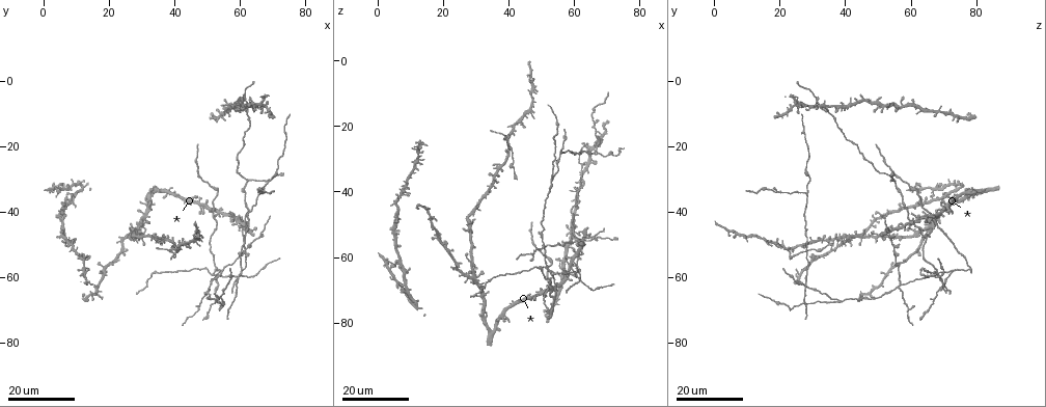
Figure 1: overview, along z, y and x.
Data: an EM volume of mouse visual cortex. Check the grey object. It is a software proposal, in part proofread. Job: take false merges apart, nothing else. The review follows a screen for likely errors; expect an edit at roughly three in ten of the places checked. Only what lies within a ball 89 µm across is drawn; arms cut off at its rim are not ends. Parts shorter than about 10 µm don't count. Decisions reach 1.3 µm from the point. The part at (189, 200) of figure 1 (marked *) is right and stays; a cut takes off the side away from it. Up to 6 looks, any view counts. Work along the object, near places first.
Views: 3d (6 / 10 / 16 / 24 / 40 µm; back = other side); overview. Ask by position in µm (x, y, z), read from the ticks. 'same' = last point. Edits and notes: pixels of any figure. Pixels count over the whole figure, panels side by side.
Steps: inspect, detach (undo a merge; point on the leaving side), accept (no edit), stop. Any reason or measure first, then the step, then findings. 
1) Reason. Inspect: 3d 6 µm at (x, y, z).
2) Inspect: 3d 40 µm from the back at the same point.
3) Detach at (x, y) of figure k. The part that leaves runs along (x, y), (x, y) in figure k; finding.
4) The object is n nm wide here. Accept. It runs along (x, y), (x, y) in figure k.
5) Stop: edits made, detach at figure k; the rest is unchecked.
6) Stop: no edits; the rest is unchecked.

Three-way junction. Inspect: 3d 16 µm at (41.0, 51.5, 23.0).

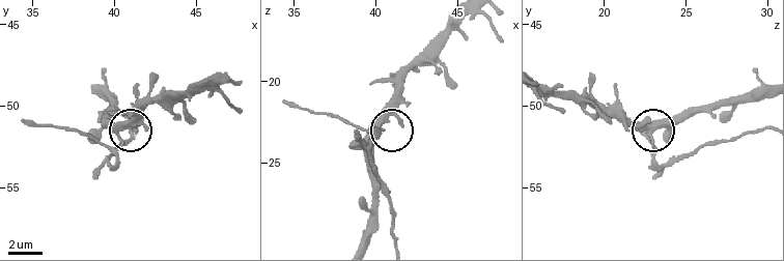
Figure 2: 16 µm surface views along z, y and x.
Inspect: 3d 6 µm at (40.3, 51.8, 22.8).

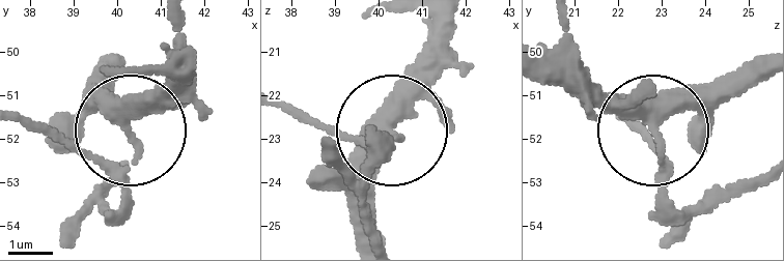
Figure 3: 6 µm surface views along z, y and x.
The object is 300 nm wide here. Detach at (101, 207) of figure 3. The part that leaves runs along (664, 174), (686, 204), (763, 182) in figure 3; a second cell is stuck on.

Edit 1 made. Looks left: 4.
Side arm on a straight run. Inspect: 3d 16 µm at (61.5, 43.0, 60.5).

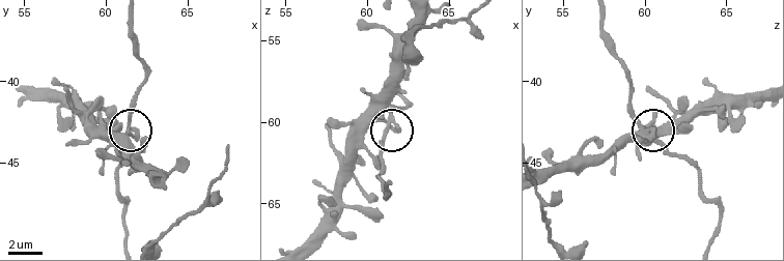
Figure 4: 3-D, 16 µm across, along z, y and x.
Inspect: 3d 10 µm at the same point.

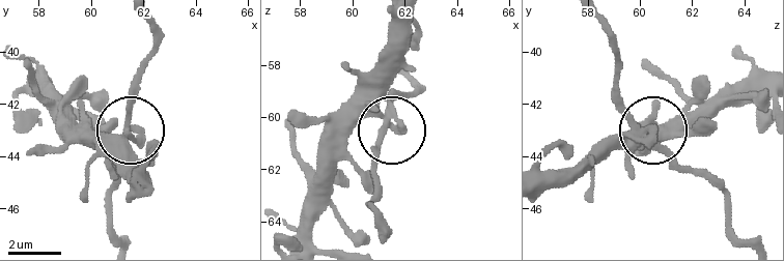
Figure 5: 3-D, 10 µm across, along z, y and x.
The side arm is 29 µm long; 3 arms meet here. Accept. One cell here.

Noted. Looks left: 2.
Three-way junction. Inspect: 3d 24 µm at (52.5, 67.5, 38.0).

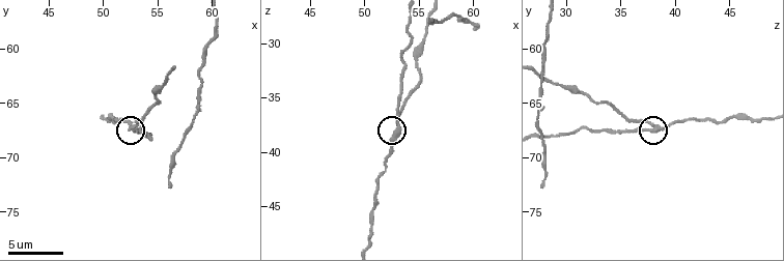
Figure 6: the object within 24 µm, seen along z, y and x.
Zoom in. Inspect: 3d 6 µm at (53.2, 67.0, 38.0).

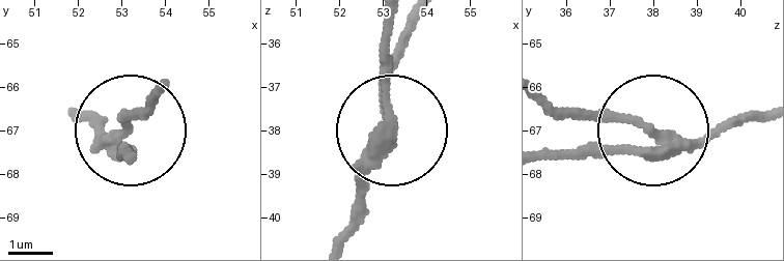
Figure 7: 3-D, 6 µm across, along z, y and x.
3 arms meet here. Detach at (123, 119) of figure 7. The part that leaves runs along (105, 144), (152, 96) in figure 7; a second cell is stuck on.

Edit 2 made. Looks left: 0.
Stop: edits made, detach at figure 3, detach at figure 7; the rest is unchecked.

